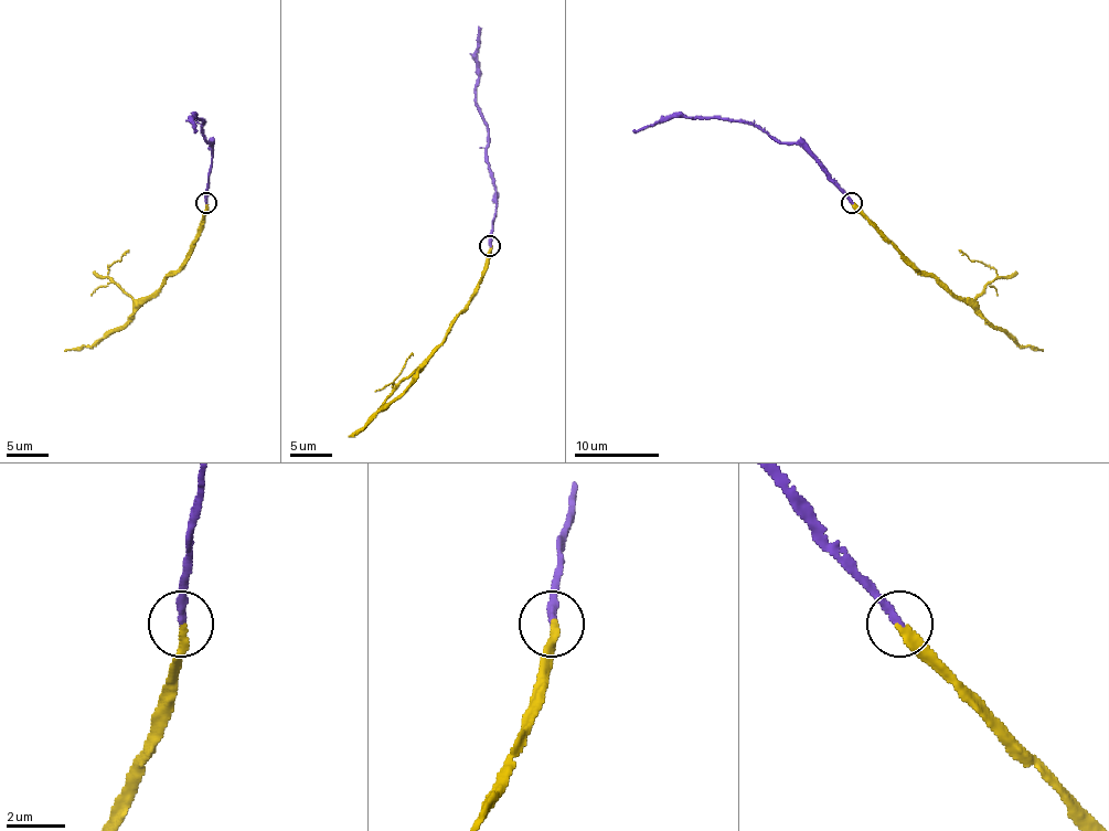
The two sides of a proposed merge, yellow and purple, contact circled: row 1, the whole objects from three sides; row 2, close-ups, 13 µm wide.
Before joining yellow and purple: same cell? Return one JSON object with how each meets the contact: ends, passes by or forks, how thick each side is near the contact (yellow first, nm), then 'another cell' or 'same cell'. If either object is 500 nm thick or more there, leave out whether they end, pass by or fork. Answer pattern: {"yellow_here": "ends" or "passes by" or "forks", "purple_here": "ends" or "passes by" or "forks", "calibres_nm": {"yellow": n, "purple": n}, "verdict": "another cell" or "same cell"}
{"yellow_here": "ends", "purple_here": "ends", "calibres_nm": {"yellow": 260, "purple": 280}, "verdict": "same cell"}

